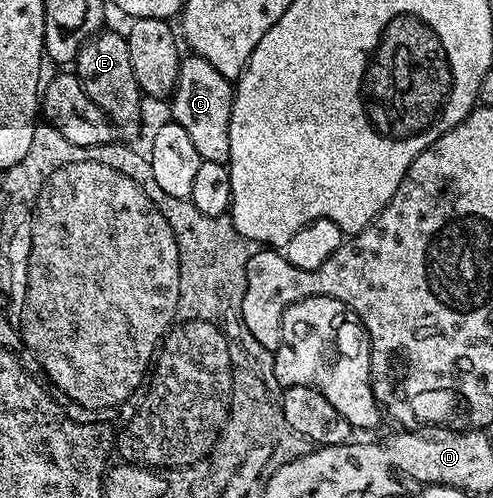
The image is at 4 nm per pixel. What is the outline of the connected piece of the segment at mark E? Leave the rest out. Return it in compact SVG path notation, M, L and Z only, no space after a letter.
M100 31L89 38L79 49L73 62L74 72L85 87L89 99L97 103L115 122L116 126L135 125L143 109L145 94L139 88L137 75L133 71L133 59L129 55L126 36L121 32Z

